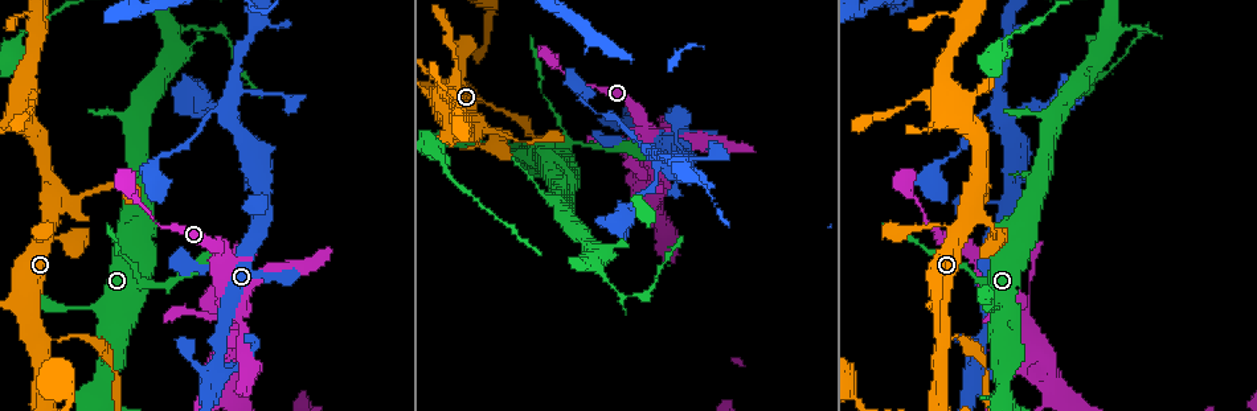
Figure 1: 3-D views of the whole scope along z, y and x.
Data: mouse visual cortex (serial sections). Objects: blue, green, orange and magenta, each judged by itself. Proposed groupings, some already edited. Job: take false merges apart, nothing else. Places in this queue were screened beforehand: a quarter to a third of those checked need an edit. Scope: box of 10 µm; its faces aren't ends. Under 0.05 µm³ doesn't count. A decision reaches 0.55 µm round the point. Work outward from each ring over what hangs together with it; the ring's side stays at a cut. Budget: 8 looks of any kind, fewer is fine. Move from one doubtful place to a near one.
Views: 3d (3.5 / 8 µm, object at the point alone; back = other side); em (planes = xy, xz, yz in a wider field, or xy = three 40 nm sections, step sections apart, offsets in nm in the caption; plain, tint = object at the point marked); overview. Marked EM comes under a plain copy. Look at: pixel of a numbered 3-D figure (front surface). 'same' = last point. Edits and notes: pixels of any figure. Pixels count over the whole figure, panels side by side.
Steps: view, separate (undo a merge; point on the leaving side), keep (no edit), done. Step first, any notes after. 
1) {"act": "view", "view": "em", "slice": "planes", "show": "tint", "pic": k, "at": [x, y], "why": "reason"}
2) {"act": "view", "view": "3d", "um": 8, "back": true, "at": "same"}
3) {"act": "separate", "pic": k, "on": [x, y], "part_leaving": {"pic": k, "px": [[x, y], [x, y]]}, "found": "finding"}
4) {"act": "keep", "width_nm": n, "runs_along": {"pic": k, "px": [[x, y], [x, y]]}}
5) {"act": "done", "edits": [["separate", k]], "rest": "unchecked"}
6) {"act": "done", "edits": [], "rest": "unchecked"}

{"act": "view", "view": "3d", "um": 3.5, "pic": 1, "at": [62, 234]}

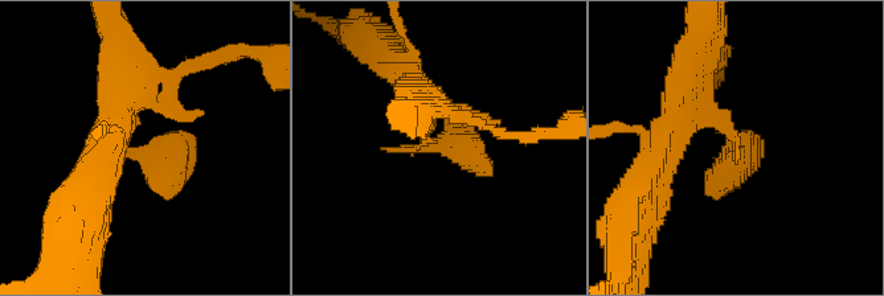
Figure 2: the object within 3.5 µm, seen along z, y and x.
{"act": "keep", "runs_along": {"pic": 2, "px": [[421, 101], [417, 148], [490, 172]]}, "found": "continuous, no second cell"}

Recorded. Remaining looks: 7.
{"act": "view", "view": "3d", "um": 3.5, "pic": 1, "at": [228, 115], "why": "looks like a crossing"}

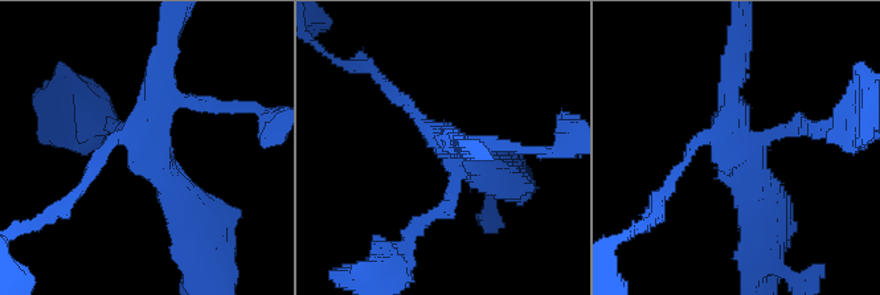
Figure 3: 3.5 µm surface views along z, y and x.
{"act": "view", "view": "em", "slice": "xy", "step": 1, "show": "tint", "pic": 3, "at": [152, 147]}

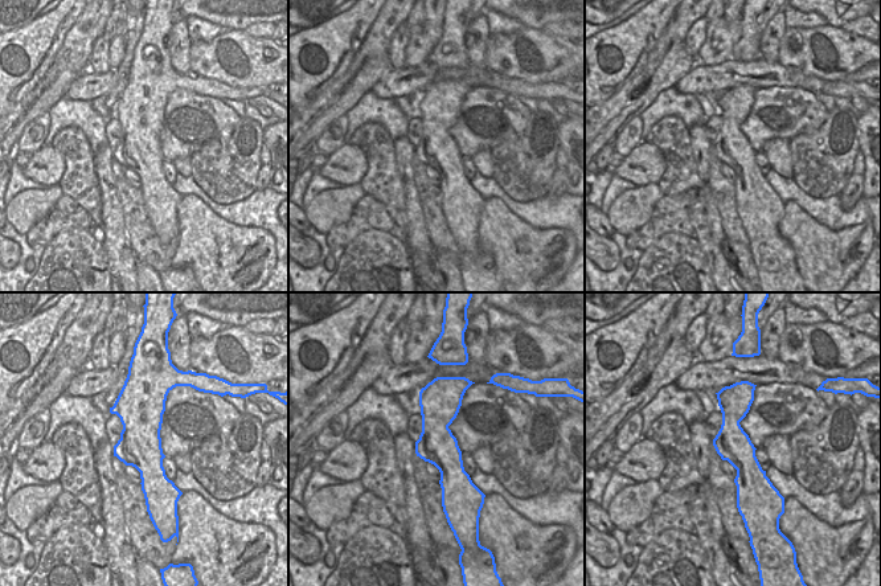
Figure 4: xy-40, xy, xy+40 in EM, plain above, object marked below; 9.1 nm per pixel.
{"act": "keep", "runs_along": {"pic": 4, "px": [[445, 384], [445, 498]]}, "found": "all the same cell"}

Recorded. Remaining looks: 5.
{"act": "view", "view": "3d", "um": 3.5, "pic": 1, "at": [178, 32], "why": "three-way junction"}

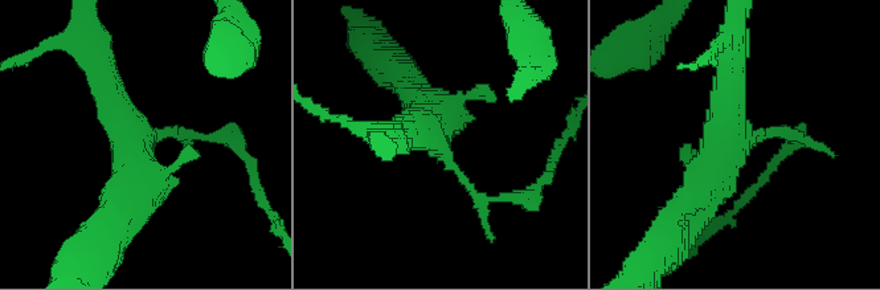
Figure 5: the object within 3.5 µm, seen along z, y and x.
{"act": "view", "view": "em", "slice": "xy", "step": 5, "show": "tint", "pic": 5, "at": [139, 143], "arms": 3, "arm_widths_nm": [150, 300, 350]}

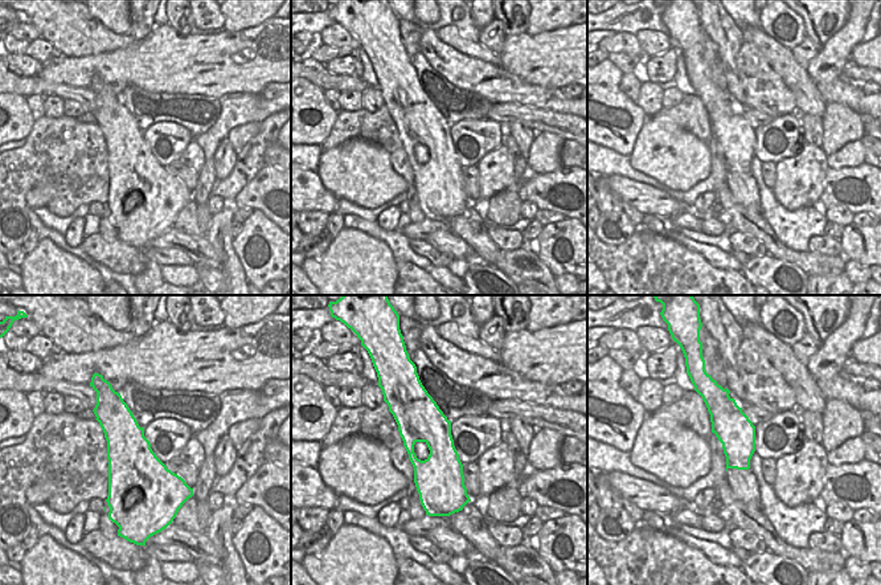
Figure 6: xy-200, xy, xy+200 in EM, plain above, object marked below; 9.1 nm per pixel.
{"act": "view", "view": "em", "slice": "xy", "step": 2, "show": "tint", "at": "same"}

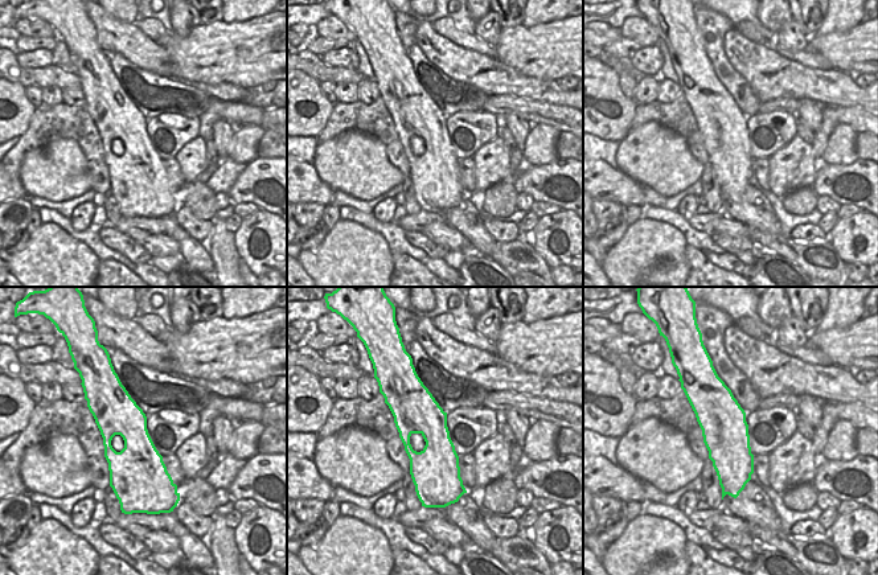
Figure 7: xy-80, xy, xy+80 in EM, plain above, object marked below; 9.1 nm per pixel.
{"act": "separate", "pic": 5, "on": [482, 212], "part_leaving": {"pic": 5, "px": [[164, 131], [229, 139], [254, 176]]}, "found": "a second cell is stuck on"}

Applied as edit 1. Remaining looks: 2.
{"act": "done", "edits": [["separate", 5]], "rest": "unchecked"}

